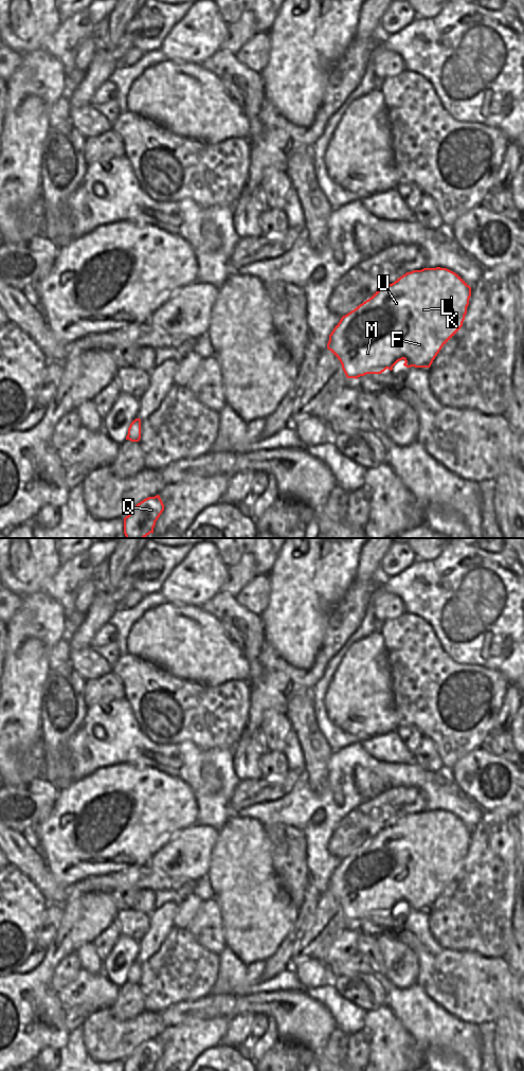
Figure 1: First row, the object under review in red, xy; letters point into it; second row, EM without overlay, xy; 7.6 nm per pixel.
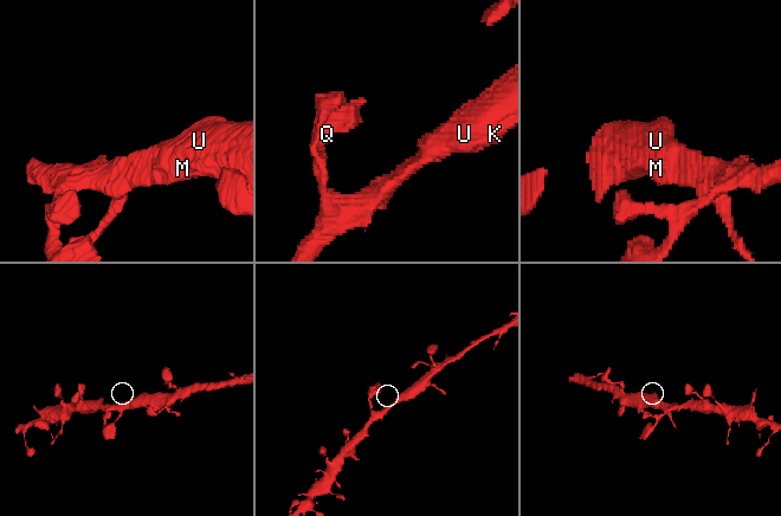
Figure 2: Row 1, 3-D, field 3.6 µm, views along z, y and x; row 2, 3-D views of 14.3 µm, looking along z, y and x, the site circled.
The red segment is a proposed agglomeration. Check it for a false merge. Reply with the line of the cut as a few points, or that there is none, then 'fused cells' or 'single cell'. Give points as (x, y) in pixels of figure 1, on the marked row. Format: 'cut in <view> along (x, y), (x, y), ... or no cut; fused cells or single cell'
no cut; single cell

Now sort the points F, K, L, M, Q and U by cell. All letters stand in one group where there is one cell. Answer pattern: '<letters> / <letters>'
F K L M Q U

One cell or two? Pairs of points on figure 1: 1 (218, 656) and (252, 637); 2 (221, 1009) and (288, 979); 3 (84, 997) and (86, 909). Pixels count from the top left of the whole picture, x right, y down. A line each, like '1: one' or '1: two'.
1: two
2: two
3: two

